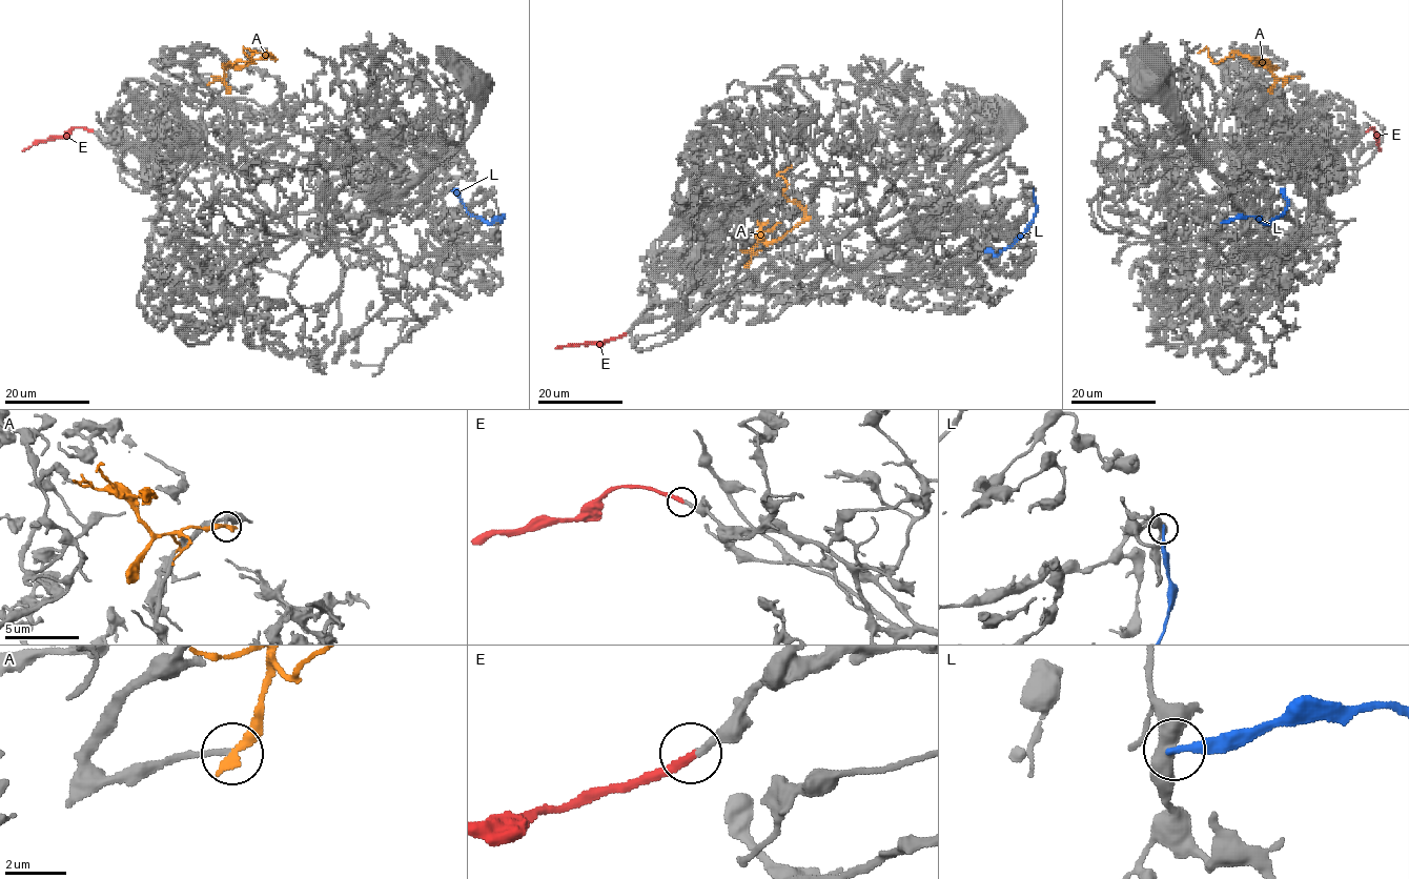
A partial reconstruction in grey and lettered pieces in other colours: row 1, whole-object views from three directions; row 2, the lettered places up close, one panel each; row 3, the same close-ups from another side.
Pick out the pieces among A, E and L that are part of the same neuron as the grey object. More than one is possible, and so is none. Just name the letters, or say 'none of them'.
E

